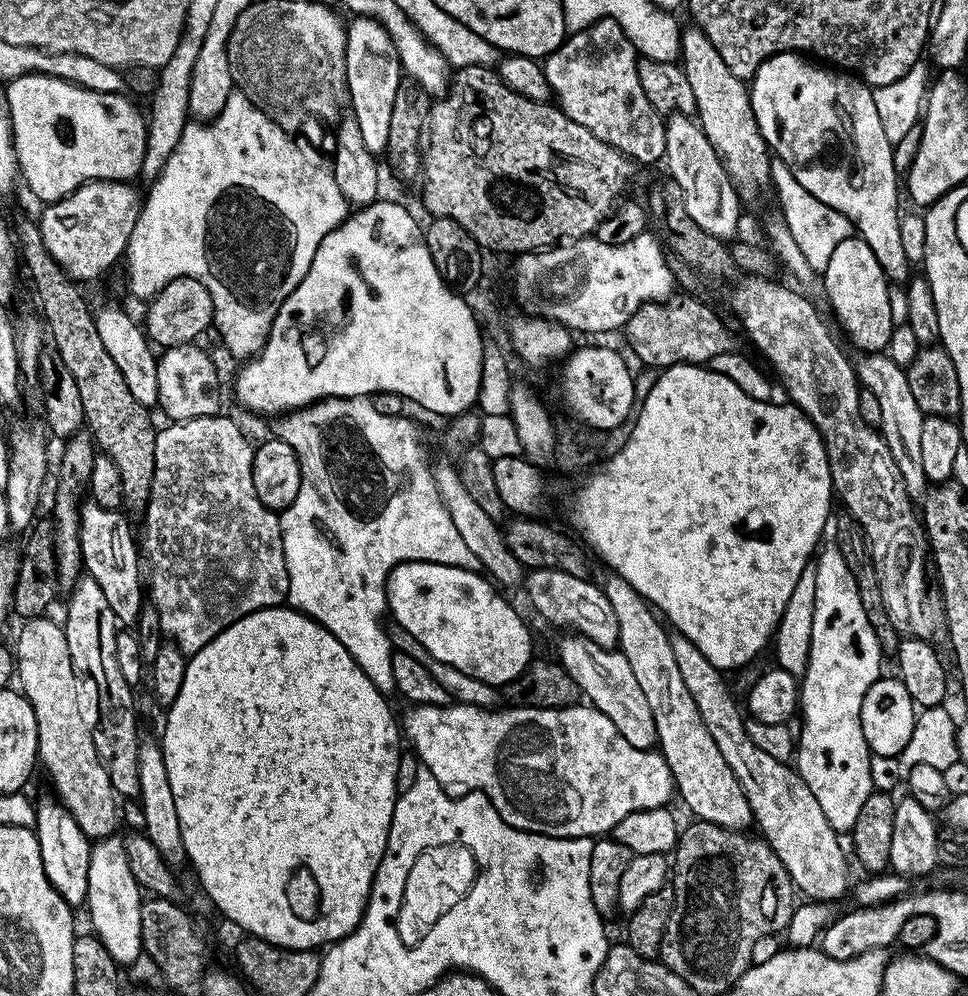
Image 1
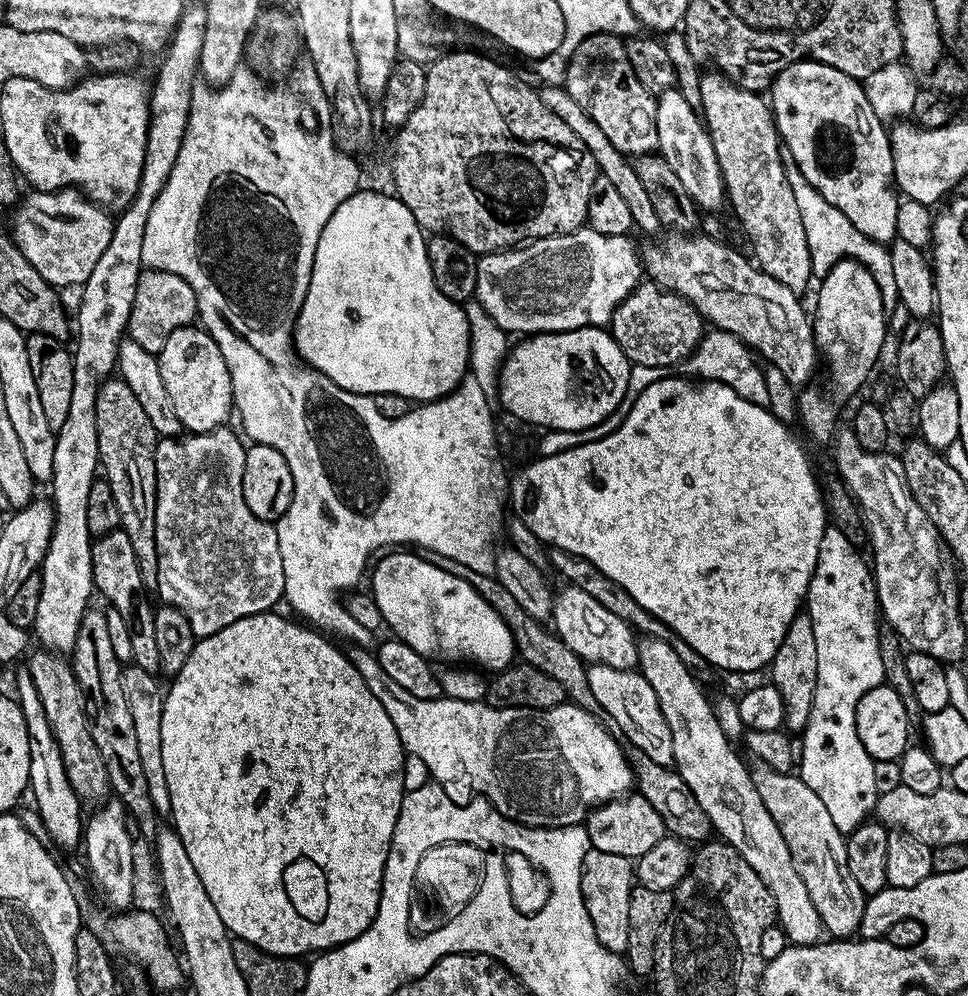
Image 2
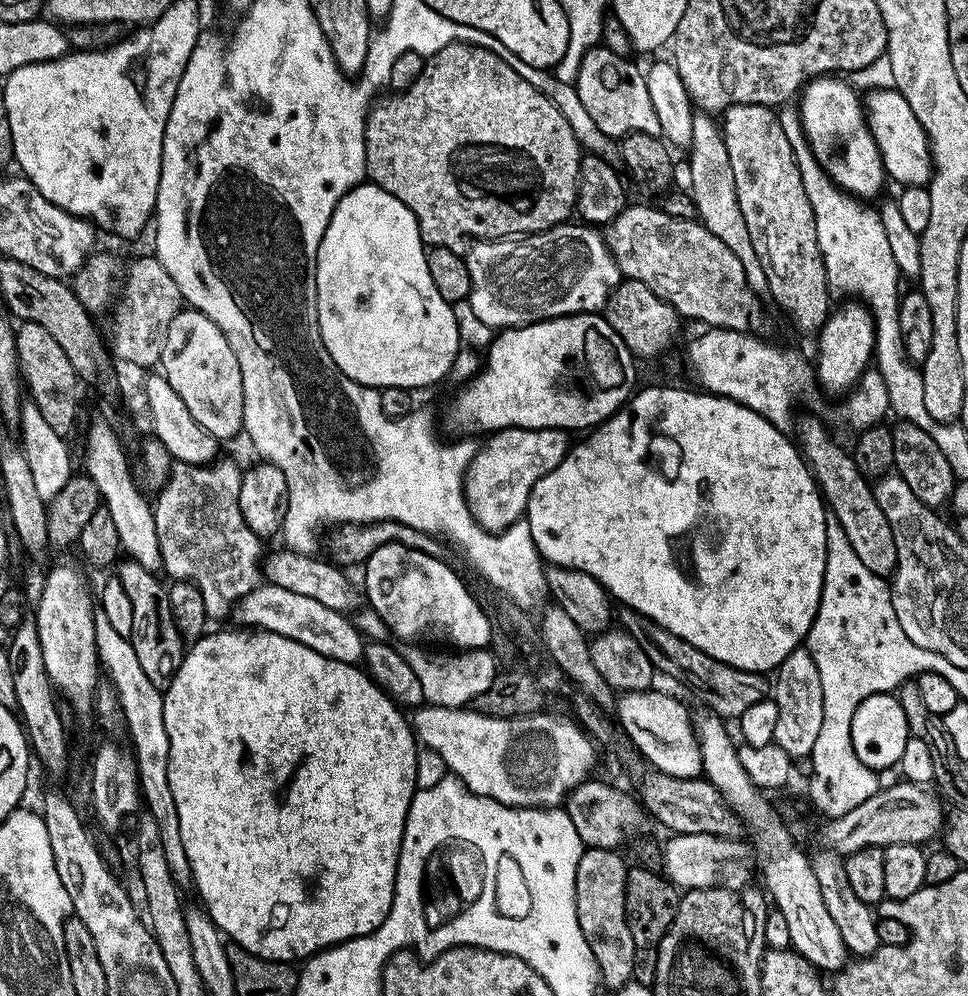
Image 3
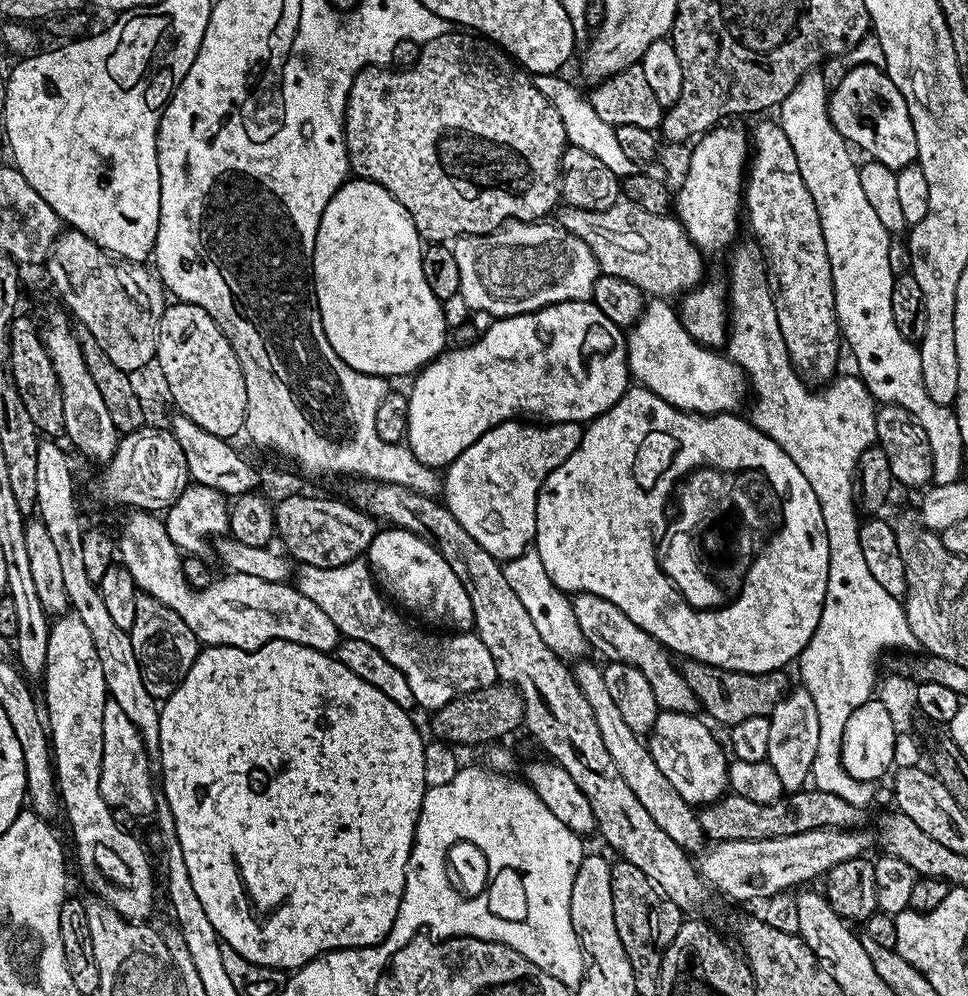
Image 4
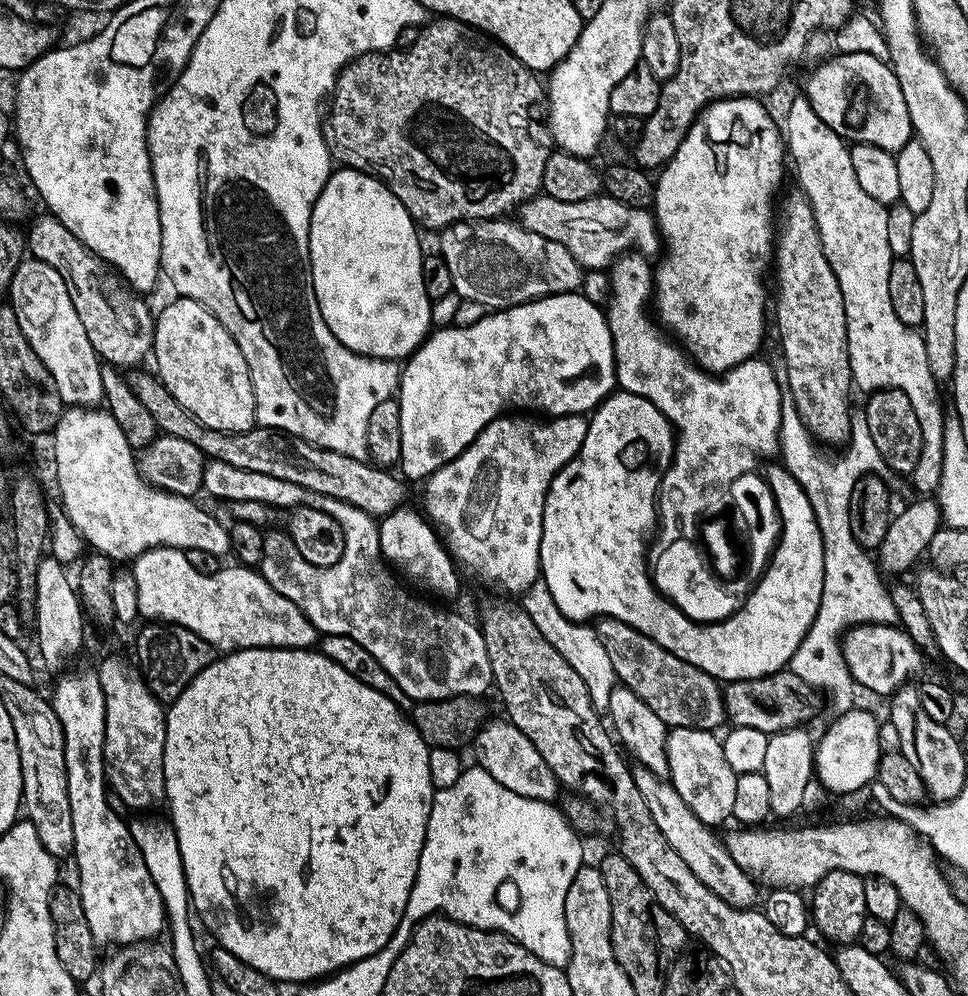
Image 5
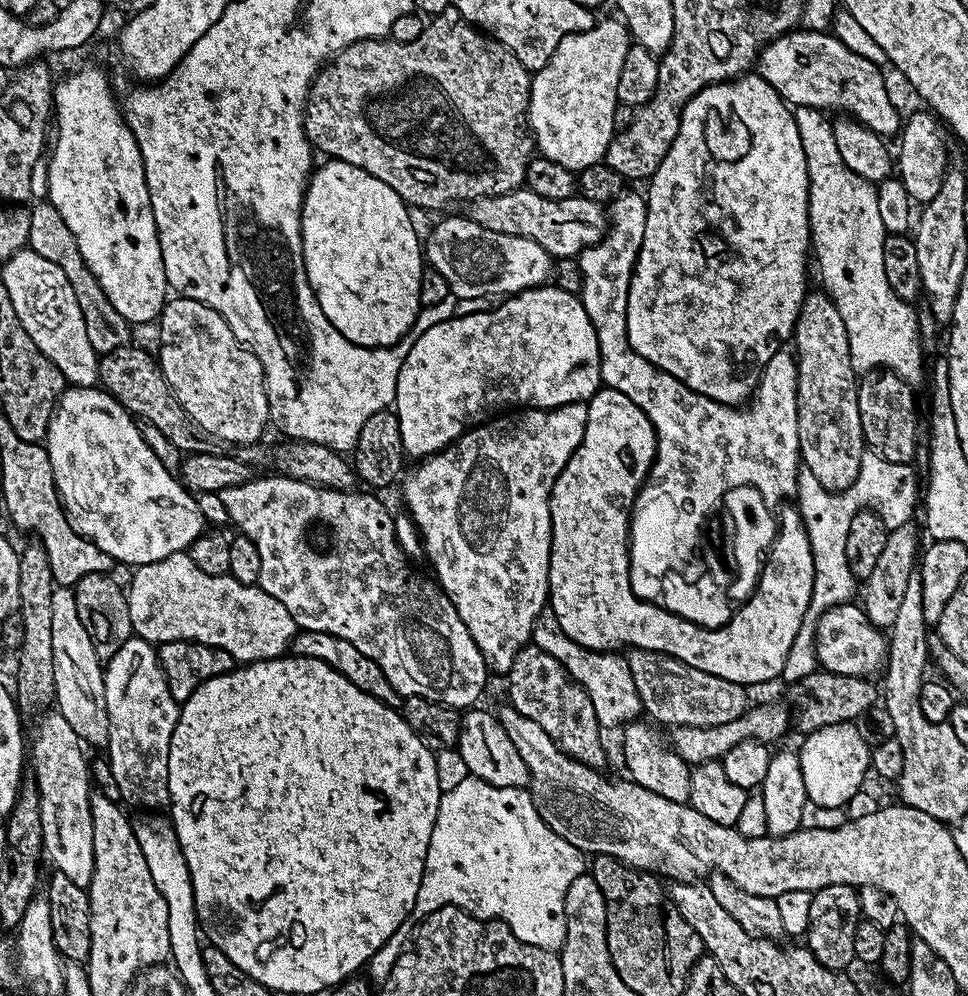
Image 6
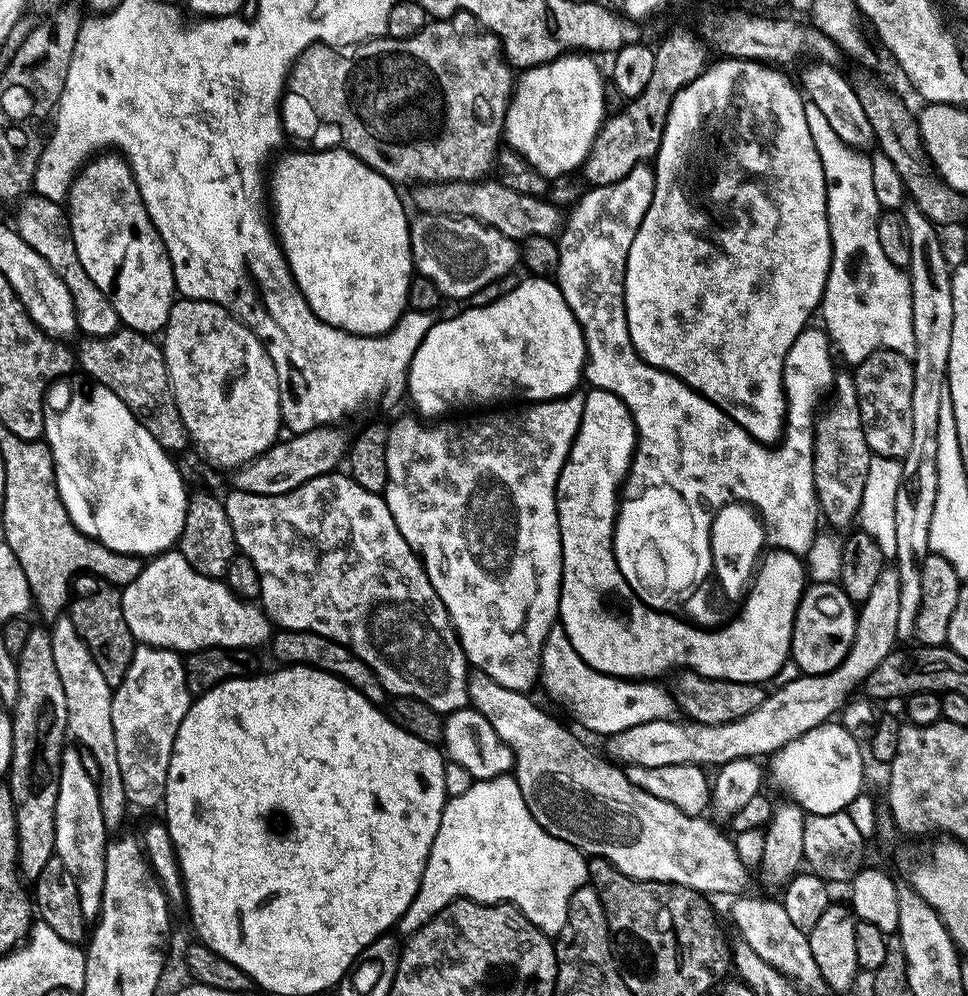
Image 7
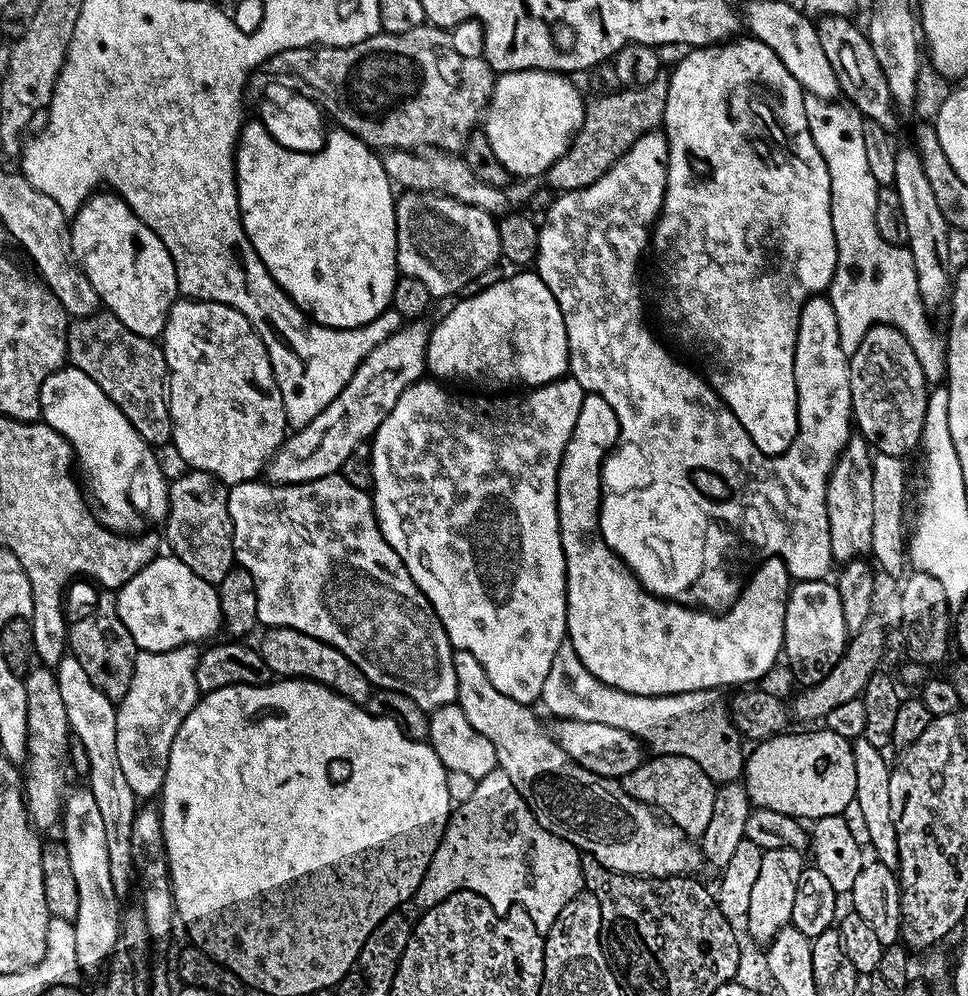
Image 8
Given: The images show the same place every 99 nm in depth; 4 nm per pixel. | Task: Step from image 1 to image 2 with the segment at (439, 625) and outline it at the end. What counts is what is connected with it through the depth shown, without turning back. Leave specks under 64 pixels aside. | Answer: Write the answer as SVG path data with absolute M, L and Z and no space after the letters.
M392 550L384 555L375 561L371 569L370 594L378 602L378 610L382 610L385 625L390 632L392 628L391 635L395 639L406 642L406 646L418 650L418 654L423 656L441 656L442 659L448 660L444 662L467 662L492 674L503 672L513 663L516 647L510 634L510 626L502 622L498 610L494 610L490 602L486 602L486 598L479 596L474 586L470 586L470 582L454 578L454 574L446 574L446 570L438 570L438 566L426 562L423 555L412 550Z

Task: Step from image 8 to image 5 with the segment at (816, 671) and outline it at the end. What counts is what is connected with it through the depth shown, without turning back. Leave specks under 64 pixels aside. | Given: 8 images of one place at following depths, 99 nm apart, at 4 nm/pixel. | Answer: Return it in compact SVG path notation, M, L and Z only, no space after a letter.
M858 624L849 628L842 637L840 649L853 681L859 687L861 684L874 695L884 698L891 697L892 693L903 688L913 678L919 677L926 662L926 656L918 645L896 624Z

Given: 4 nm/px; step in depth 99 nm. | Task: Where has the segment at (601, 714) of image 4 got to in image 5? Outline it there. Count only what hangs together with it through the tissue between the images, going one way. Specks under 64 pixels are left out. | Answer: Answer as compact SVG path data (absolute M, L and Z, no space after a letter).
M640 765L632 768L632 777L635 785L638 786L638 794L646 798L646 810L650 810L650 818L654 818L654 826L662 830L669 846L678 850L682 862L686 862L686 866L694 870L694 878L698 878L702 886L714 890L714 894L718 894L722 902L732 904L736 908L752 908L756 900L757 881L743 872L738 862L734 862L734 858L730 858L723 839L719 835L716 837L716 832L695 816L669 779L656 776Z

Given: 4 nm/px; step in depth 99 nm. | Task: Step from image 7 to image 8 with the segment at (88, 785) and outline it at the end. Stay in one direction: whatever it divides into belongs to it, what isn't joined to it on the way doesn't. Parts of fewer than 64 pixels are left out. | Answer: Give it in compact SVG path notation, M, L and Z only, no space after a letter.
M80 786L70 792L67 793L66 807L62 812L62 842L70 854L74 883L78 886L78 914L72 921L74 943L81 973L85 977L99 977L120 943L121 897L114 890L114 882L110 879L110 854L106 850L106 829L102 827L102 814L98 810L98 802L94 802L94 794L86 786Z

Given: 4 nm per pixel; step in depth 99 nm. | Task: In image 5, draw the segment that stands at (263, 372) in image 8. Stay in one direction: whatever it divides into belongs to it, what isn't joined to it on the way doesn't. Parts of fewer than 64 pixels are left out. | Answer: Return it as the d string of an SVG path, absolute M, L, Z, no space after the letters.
M175 299L154 316L151 355L156 356L155 375L159 376L166 390L170 390L174 398L178 398L187 412L206 426L227 433L245 432L257 427L254 386L250 370L246 366L246 358L242 358L242 350L238 350L226 326L222 326L222 322L218 322L218 318L214 318L214 314L206 310L206 306L202 306L197 300Z

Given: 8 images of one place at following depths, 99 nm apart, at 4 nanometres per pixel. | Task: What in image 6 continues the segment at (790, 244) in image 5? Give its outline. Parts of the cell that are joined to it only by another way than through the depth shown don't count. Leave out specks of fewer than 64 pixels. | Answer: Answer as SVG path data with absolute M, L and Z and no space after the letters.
M809 291L798 314L795 344L800 458L826 491L844 492L858 478L866 445L862 414L858 414L858 373L850 358L846 322L827 292Z

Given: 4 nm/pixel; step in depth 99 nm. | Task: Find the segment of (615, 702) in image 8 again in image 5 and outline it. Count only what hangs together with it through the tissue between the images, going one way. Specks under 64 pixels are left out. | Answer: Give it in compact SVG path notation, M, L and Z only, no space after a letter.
M540 578L533 582L532 587L523 597L522 607L526 614L530 614L534 626L538 626L542 638L546 638L546 642L550 642L550 646L554 646L554 650L558 650L558 654L562 654L562 658L570 662L574 674L578 674L578 678L586 682L586 690L590 694L592 705L598 710L607 709L610 694L618 687L618 681L606 649L602 647L602 642L598 642L595 627L588 622L577 622L566 618L562 610L558 610L558 602L554 602L550 590Z

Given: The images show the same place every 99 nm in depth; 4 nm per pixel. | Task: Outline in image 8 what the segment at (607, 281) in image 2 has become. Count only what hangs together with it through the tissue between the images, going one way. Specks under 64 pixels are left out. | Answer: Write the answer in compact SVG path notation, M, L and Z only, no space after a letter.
M404 190L396 196L396 241L399 275L418 278L433 298L455 297L459 288L502 260L497 221L490 213L433 192Z

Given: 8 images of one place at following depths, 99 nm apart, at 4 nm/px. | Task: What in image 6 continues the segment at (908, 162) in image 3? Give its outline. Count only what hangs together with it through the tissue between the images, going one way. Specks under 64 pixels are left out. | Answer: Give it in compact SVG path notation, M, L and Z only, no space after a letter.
M801 27L768 41L760 50L758 74L789 105L802 108L841 108L841 113L866 125L879 136L895 137L902 127L902 116L892 105L888 84L877 61L868 61L848 49L831 31L811 32Z

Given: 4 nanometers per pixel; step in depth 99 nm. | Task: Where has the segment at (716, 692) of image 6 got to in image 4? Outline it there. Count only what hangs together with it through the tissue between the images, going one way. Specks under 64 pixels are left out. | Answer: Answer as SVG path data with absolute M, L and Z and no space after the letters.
M577 592L571 597L572 609L574 610L574 618L578 620L578 626L582 630L582 634L588 640L589 649L594 653L601 652L608 662L618 664L629 664L634 666L634 670L642 670L646 682L650 682L650 690L654 690L654 698L656 704L663 711L695 713L698 708L696 694L686 682L683 671L679 667L676 668L671 664L670 653L663 644L654 639L649 632L642 630L642 626L634 626L634 622L630 622L630 618L626 618L626 614L622 614L622 610L618 610L618 606L614 606L614 602L606 602L606 598L602 598L598 594L590 594L589 592Z

